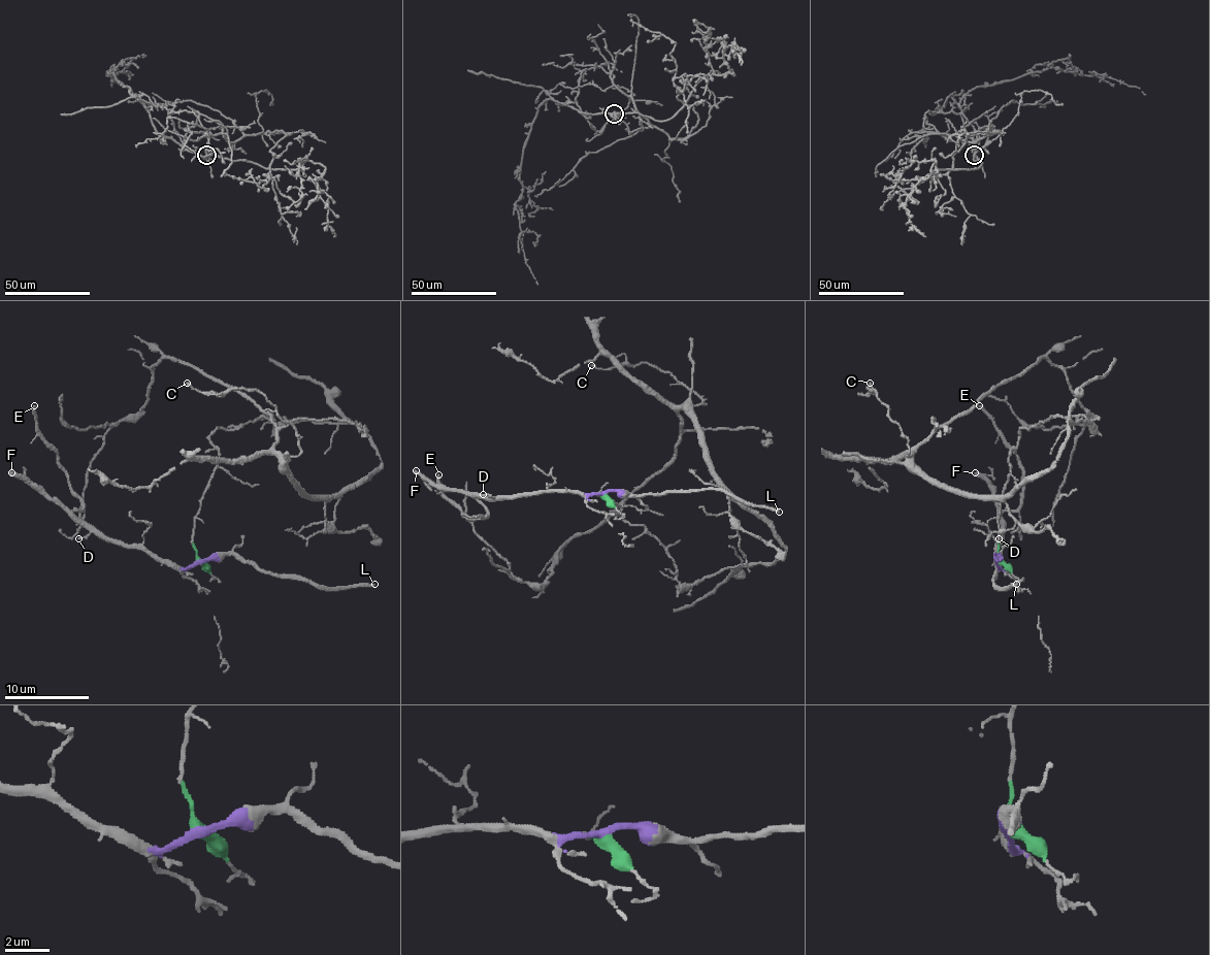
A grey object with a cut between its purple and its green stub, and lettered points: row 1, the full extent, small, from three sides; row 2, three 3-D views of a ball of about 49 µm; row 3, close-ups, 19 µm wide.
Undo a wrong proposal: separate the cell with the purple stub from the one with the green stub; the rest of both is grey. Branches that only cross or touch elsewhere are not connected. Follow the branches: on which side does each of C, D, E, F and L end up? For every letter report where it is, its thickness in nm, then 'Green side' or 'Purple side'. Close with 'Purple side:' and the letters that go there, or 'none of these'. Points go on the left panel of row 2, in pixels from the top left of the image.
C: Place: (187, 383). Thickness 170 nm. Green side
D: Place: (78, 538). Thickness 160 nm. Purple side
E: Place: (34, 405). Thickness 260 nm. Purple side
F: Place: (11, 472). Thickness 380 nm. Purple side
L: Place: (374, 584). Thickness 300 nm. Purple side
Purple side: D, E, F, L

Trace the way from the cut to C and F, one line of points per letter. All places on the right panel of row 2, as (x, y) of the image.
C: (998, 562), (1020, 428), (1088, 422), (1070, 422), (1052, 464), (1006, 494), (976, 494), (913, 462), (870, 382)
F: (998, 562), (995, 550), (1002, 532), (1002, 512), (993, 490), (974, 473)

